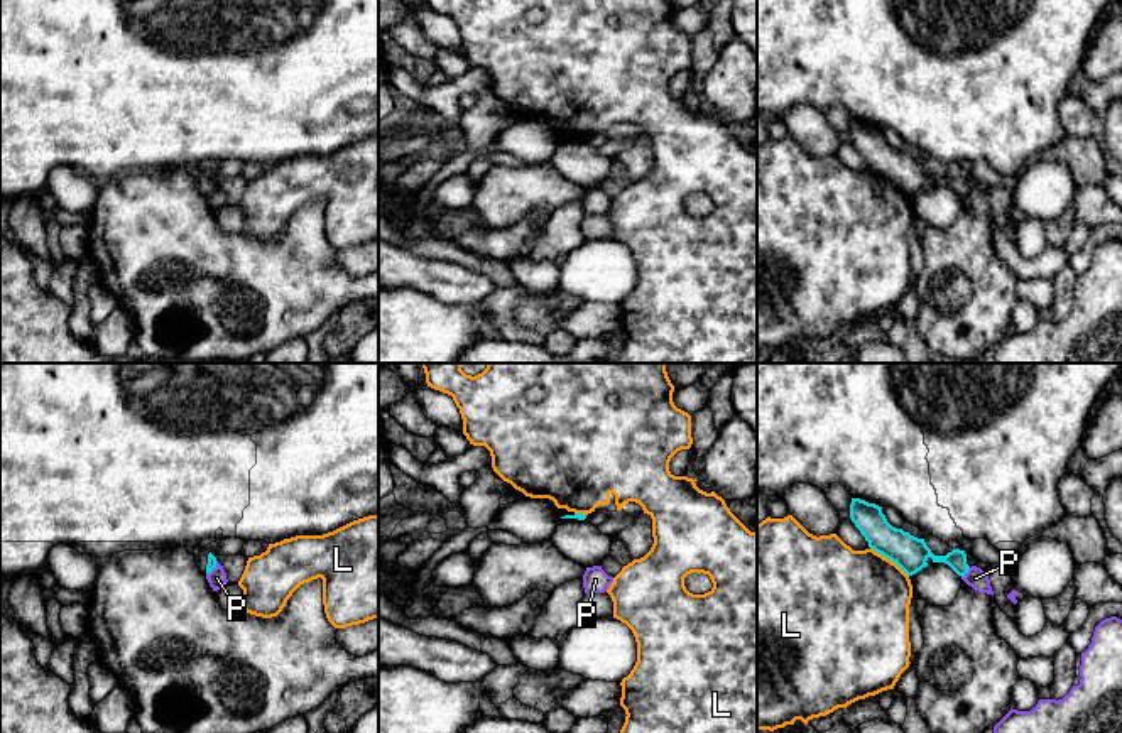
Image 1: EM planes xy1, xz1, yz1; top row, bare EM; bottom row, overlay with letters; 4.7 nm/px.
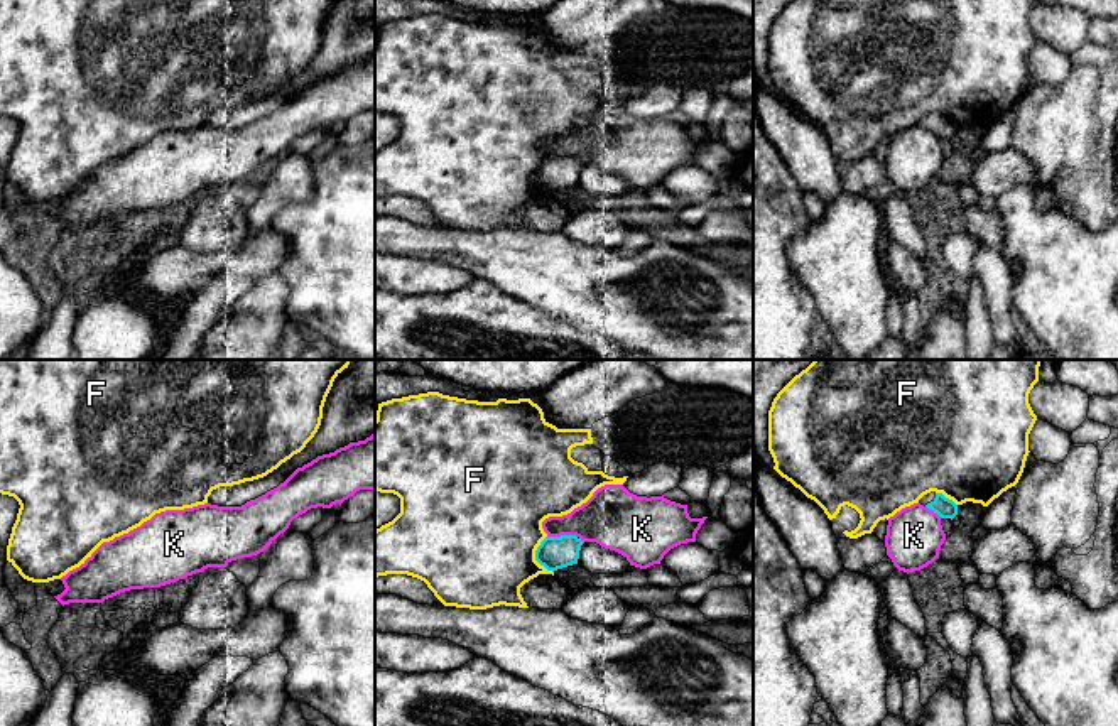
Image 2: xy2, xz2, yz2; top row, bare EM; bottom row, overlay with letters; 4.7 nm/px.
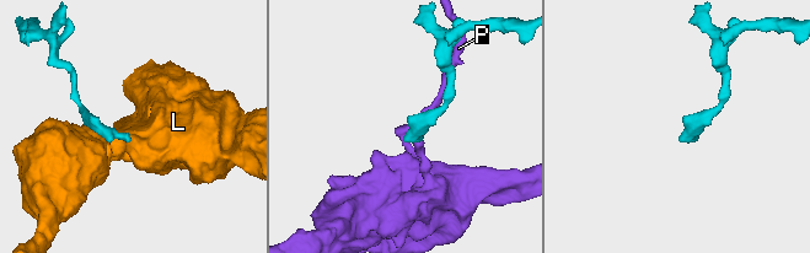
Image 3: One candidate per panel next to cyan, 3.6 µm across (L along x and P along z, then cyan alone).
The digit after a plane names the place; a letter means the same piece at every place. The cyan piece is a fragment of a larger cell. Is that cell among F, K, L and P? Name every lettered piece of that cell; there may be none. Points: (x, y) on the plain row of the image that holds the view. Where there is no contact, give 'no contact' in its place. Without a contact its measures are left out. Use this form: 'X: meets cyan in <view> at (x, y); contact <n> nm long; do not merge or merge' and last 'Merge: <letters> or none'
F: meets cyan in xz2 at (536, 178); contact 190 nm long; do not merge
K: meets cyan in xz2 at (561, 157); contact 140 nm long; do not merge
L: meets cyan in yz1 at (889, 179); contact 240 nm long; do not merge
P: meets cyan in yz1 at (967, 193); contact 70 nm long; do not merge
Merge: none

